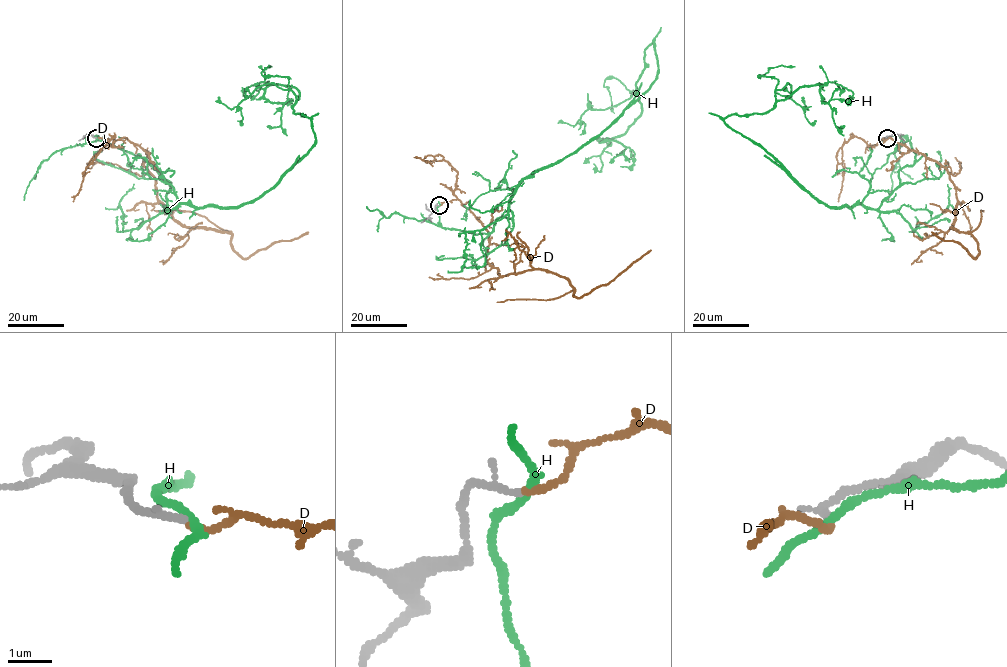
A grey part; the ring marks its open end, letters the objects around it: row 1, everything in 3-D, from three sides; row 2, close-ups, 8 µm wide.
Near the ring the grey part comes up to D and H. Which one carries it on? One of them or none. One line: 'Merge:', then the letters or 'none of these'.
Merge: D

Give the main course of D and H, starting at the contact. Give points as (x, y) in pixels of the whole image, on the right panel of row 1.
D: (887, 138), (946, 170), (957, 201), (951, 228), (971, 235), (979, 253), (931, 231)
H: (887, 138), (915, 152), (899, 185), (878, 208), (829, 207), (723, 119), (818, 84), (844, 126)

